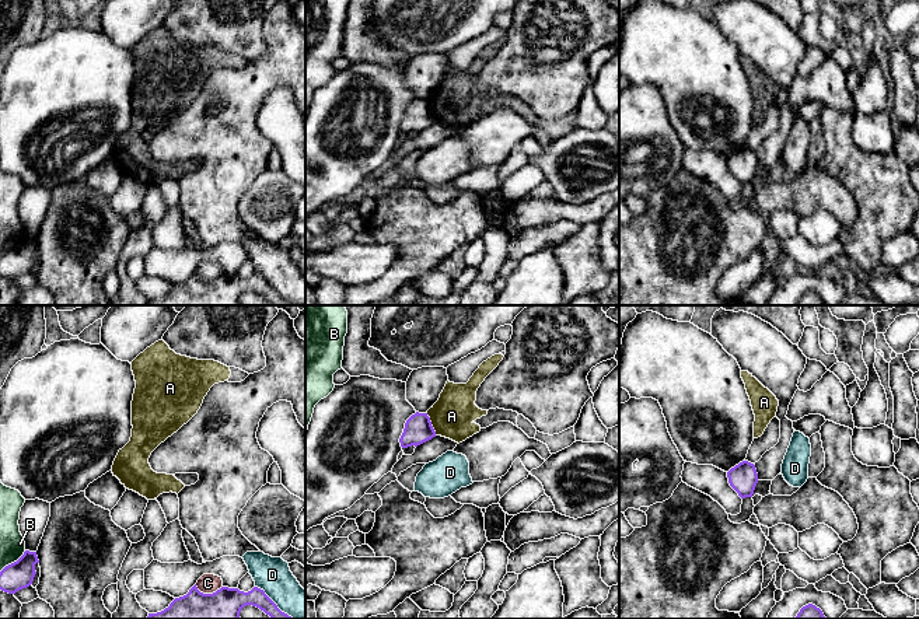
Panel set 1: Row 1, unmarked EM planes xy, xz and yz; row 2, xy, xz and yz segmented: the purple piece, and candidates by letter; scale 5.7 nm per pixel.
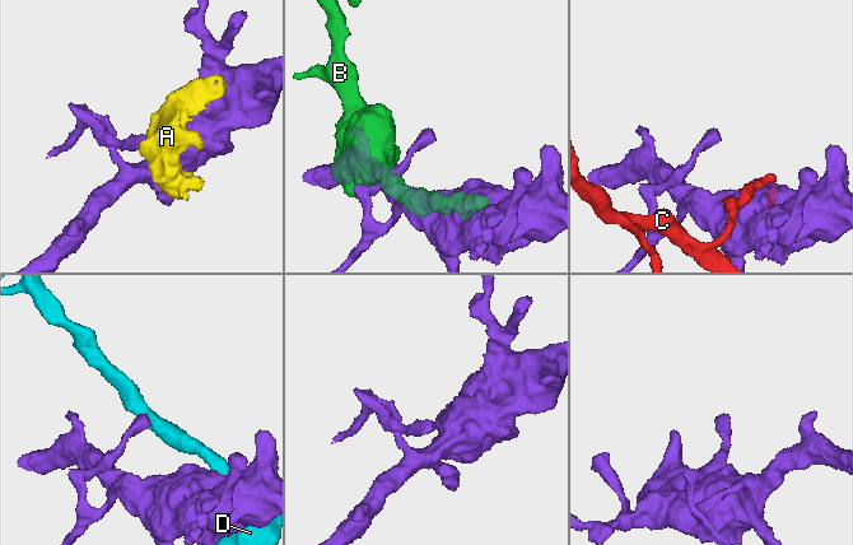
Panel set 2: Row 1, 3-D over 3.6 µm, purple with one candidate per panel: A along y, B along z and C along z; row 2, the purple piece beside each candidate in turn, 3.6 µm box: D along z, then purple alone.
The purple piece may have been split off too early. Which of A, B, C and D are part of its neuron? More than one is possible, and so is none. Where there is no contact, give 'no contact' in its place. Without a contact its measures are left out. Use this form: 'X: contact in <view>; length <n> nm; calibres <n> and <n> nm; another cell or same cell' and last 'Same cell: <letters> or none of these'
A: contact in xz; length 140 nm; calibres 160 and 240 nm; another cell
B: contact in xy; length 200 nm; calibres 160 and 140 nm; another cell
C: contact in xy; length 160 nm; calibres 300 and 110 nm; another cell
D: contact in xy; length 300 nm; calibres 160 and 200 nm; another cell
Same cell: none of these

